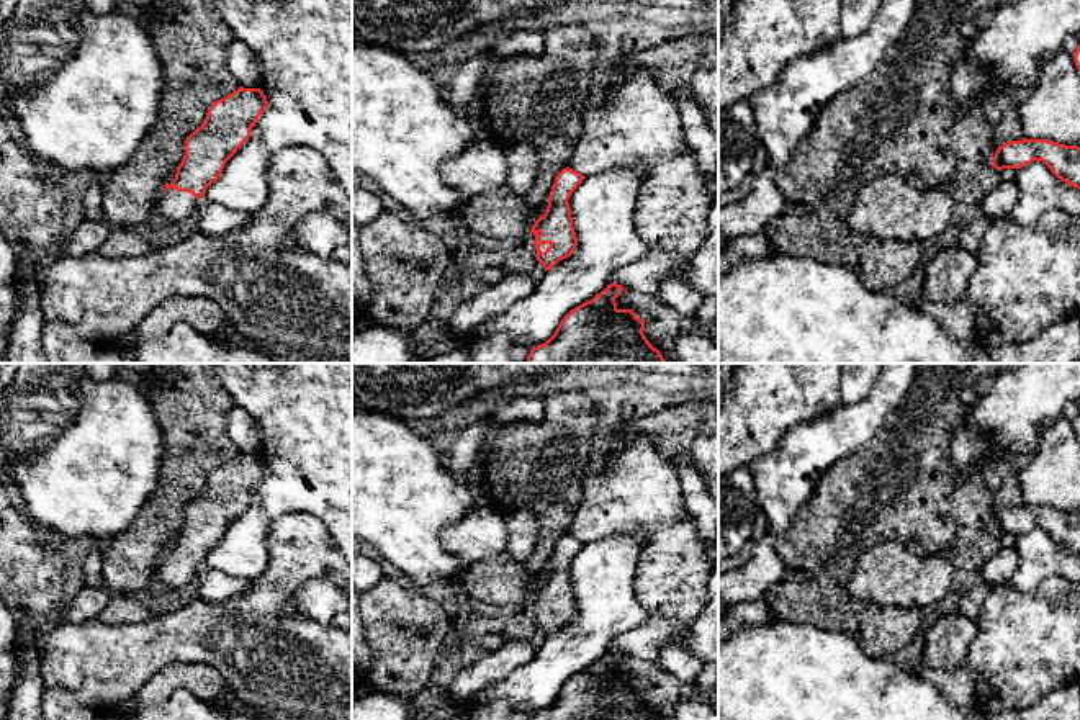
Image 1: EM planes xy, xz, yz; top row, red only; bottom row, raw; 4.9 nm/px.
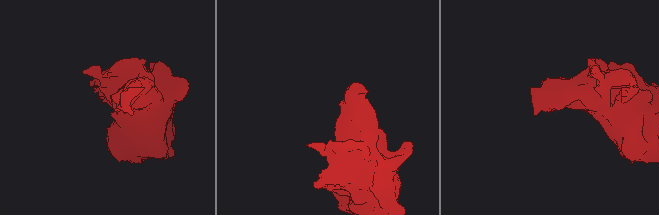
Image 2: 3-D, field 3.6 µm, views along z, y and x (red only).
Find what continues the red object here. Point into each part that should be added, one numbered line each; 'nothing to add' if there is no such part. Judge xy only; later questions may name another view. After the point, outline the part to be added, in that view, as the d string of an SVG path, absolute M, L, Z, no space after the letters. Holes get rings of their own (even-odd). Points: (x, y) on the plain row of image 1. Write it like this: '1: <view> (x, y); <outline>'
1: xy (172, 573); M170 555L157 565L154 587L162 586L169 592L177 592L195 578L196 565L191 560Z

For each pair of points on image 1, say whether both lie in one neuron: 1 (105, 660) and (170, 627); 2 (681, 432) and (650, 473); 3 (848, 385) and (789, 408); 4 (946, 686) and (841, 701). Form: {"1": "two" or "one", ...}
{"1": "one", "2": "two", "3": "two", "4": "two"}

